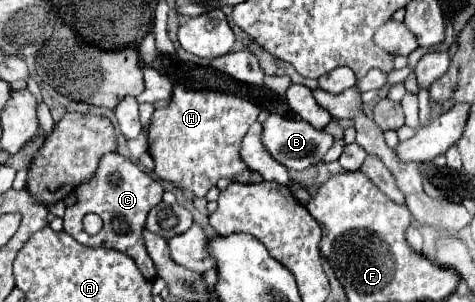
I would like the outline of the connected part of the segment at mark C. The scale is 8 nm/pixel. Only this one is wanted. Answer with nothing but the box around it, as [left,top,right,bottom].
[64,152,164,280]

